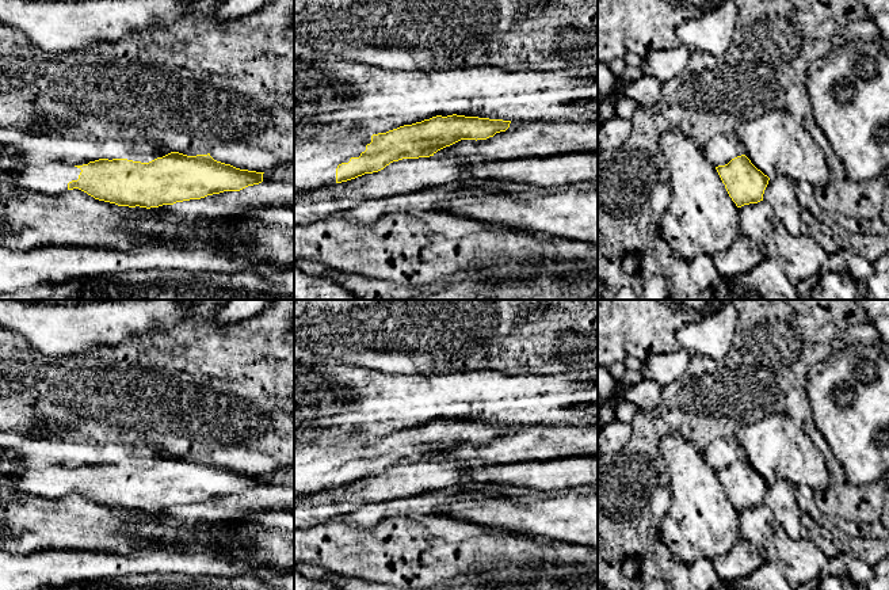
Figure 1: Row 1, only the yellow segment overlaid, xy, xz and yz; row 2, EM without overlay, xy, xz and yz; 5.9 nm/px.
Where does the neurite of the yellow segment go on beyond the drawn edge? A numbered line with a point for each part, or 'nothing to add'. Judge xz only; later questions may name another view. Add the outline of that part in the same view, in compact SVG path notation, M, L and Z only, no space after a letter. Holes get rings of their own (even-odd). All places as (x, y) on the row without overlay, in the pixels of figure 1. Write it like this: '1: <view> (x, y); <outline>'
1: xz (316, 464); M348 437L336 442L294 444L294 495L336 487L336 472L359 461L371 439Z

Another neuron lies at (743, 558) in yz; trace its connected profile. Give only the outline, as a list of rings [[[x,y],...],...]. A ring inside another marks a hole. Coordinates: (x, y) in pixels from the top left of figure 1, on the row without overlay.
[[[740,538],[728,553],[716,556],[711,564],[721,582],[749,575],[759,568],[764,557],[747,540]]]

